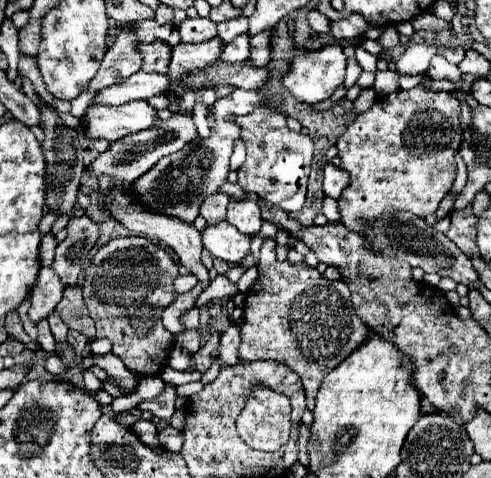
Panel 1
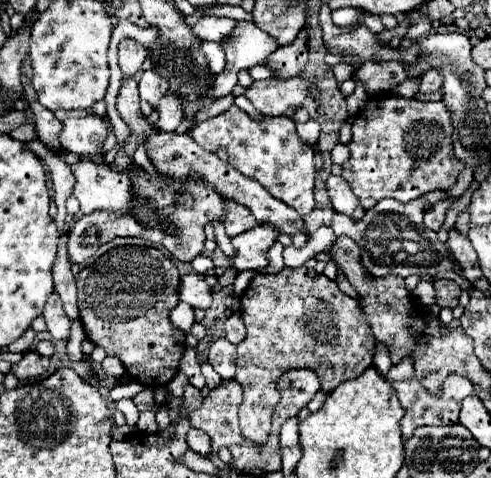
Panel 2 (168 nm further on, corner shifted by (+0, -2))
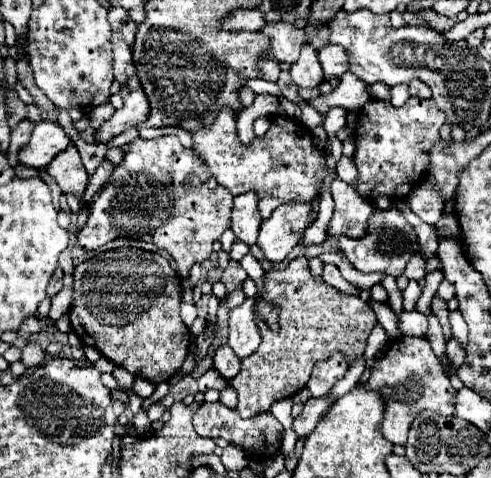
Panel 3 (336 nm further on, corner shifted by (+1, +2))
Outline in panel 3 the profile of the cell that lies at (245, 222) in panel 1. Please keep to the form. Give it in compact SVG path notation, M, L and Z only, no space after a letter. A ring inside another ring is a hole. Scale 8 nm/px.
M246 192L242 196L236 196L234 206L232 206L232 224L230 224L236 238L246 242L248 246L256 244L260 224L262 224L262 216L258 210L256 194Z

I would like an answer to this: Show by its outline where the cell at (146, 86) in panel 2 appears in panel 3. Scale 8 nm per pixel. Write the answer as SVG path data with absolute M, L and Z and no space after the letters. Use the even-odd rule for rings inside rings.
M130 76L126 84L120 88L120 96L124 100L124 106L112 114L110 120L106 120L100 128L94 130L94 142L96 144L108 144L112 142L122 130L142 124L148 118L150 106L146 100L146 94L138 82L136 76Z

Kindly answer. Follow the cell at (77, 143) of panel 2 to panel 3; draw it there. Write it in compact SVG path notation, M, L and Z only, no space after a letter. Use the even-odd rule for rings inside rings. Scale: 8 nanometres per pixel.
M38 122L32 138L18 152L18 162L28 168L44 168L50 160L70 144L70 136L58 122Z

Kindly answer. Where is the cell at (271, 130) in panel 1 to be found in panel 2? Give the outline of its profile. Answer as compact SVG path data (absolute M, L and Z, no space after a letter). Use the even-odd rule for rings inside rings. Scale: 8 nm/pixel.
M231 106L219 116L203 120L189 134L207 152L217 152L219 146L225 146L229 150L229 164L235 166L235 170L257 180L271 196L295 208L301 216L315 206L315 150L297 136L295 122L291 118L265 116L263 120L253 120L241 108Z

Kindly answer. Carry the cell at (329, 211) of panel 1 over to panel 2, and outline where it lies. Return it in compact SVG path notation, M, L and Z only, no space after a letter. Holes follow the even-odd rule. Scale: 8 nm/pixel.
M387 198L377 206L373 206L371 210L367 210L359 222L347 218L347 214L335 212L331 220L331 228L335 230L335 236L349 236L359 244L361 260L371 276L395 274L407 278L411 274L435 276L439 272L451 272L453 270L451 252L443 242L439 242L437 232L427 230L427 226L423 224L425 210L421 206L425 206L421 198L409 204Z

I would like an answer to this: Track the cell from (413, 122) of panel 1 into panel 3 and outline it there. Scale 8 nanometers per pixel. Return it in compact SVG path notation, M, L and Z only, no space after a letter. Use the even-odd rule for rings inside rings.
M370 98L360 110L360 128L354 134L356 152L352 160L358 168L358 180L352 188L364 200L374 200L380 194L392 200L408 196L426 172L428 152L432 142L438 142L438 130L444 122L446 116L438 110L432 98L408 98L402 108L394 108L390 100Z

